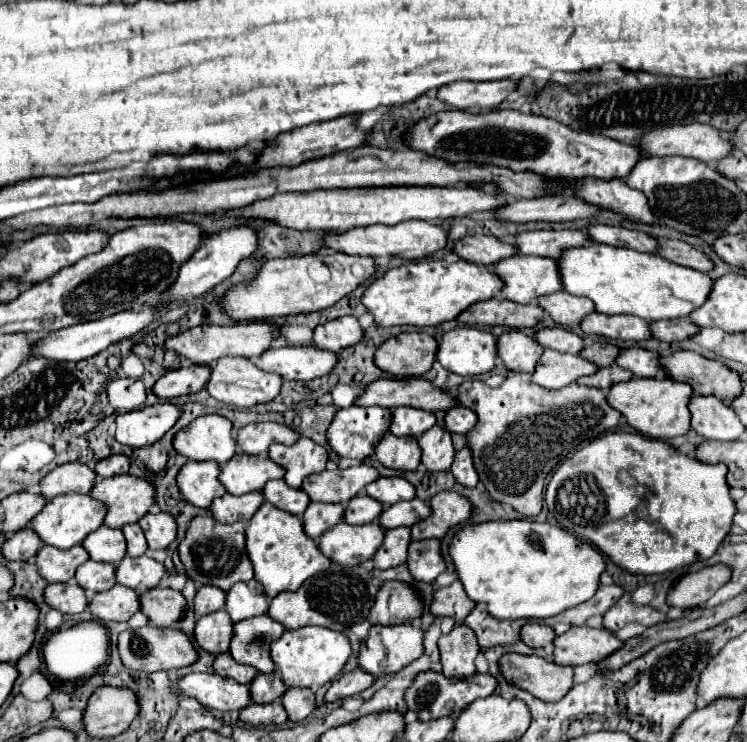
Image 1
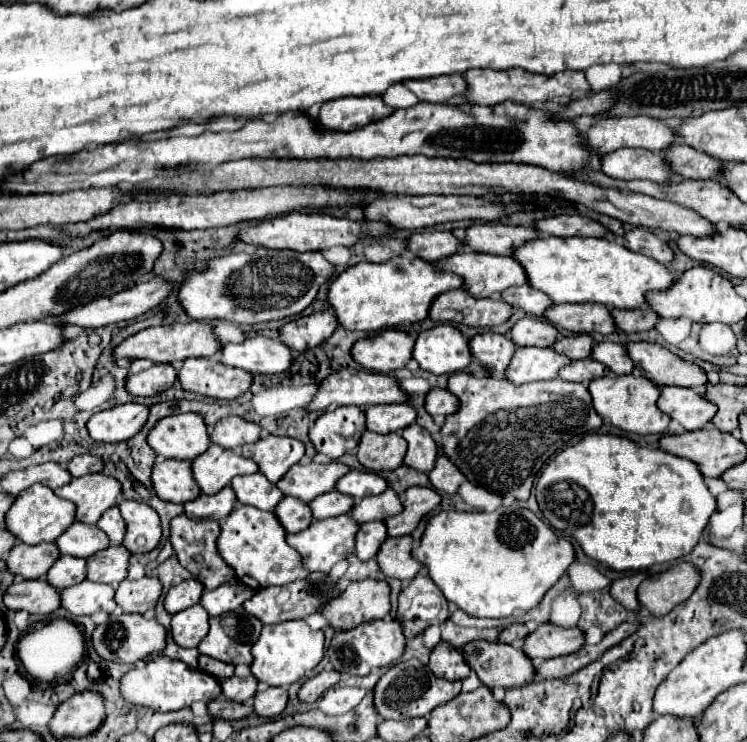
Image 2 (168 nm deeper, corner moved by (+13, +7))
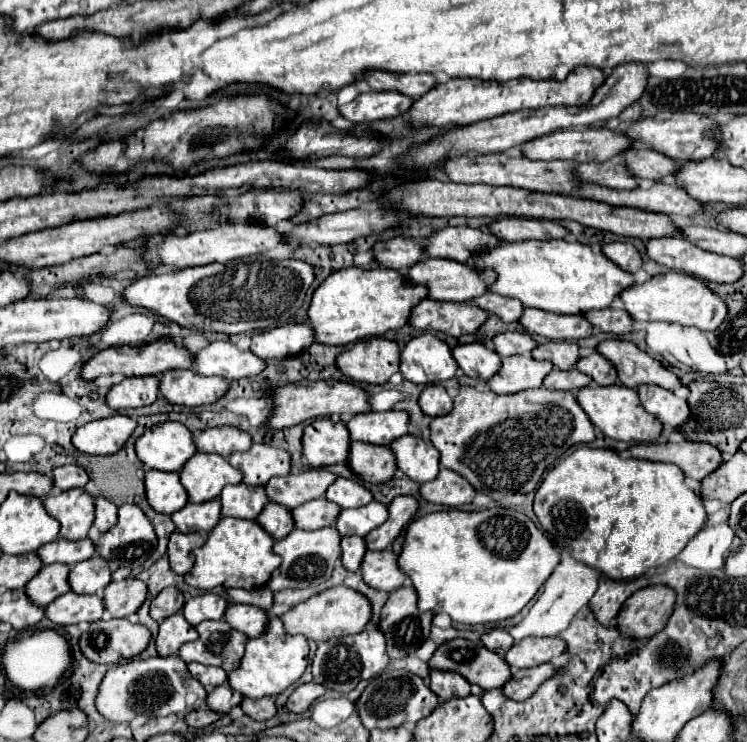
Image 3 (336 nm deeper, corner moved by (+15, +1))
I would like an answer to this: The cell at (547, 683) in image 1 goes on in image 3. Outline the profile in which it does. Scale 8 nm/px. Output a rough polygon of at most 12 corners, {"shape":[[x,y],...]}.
{"shape":[[455,638],[431,668],[451,670],[485,690],[503,688],[511,668],[481,642]]}

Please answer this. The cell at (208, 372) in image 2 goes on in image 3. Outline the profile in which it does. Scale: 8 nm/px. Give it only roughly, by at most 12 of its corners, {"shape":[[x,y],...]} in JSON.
{"shape":[[169,370],[161,394],[179,406],[213,404],[229,392],[225,378]]}

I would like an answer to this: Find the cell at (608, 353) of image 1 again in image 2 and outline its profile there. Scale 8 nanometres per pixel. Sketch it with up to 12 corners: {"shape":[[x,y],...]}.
{"shape":[[589,334],[559,338],[551,348],[571,360],[587,358]]}

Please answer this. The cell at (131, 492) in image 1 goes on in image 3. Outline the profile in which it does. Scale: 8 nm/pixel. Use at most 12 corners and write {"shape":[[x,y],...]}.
{"shape":[[71,488],[45,500],[61,536],[81,540],[95,518],[95,498]]}

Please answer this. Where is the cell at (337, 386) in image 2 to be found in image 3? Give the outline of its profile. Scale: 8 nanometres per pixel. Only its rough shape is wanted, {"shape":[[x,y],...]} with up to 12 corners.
{"shape":[[343,380],[273,390],[269,428],[369,412],[369,394]]}

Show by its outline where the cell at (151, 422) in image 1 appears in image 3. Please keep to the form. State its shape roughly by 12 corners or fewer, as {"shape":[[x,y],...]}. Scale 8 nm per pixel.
{"shape":[[115,414],[77,428],[73,444],[87,454],[115,454],[135,418]]}

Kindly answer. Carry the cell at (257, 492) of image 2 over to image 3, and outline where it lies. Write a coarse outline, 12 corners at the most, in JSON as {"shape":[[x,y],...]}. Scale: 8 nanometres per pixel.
{"shape":[[225,486],[223,516],[255,520],[269,498],[265,486]]}

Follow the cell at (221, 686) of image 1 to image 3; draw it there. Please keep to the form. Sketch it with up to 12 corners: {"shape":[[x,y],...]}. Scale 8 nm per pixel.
{"shape":[[181,658],[111,668],[97,710],[111,722],[205,706]]}

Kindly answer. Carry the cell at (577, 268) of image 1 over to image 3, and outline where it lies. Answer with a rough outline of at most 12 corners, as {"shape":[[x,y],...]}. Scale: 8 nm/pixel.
{"shape":[[567,240],[477,254],[491,292],[585,314],[635,284],[603,252]]}

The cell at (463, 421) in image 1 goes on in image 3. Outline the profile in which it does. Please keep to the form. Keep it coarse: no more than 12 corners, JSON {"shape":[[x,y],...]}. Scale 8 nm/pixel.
{"shape":[[427,386],[419,406],[437,418],[453,410],[453,400],[443,386]]}

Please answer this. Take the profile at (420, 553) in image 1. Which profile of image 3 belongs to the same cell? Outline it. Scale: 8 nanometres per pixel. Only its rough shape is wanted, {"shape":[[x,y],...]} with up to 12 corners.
{"shape":[[391,548],[367,552],[363,580],[385,592],[401,588],[405,574]]}

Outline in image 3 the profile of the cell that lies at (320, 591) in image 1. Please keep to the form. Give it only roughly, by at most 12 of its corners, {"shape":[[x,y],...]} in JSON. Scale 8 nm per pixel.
{"shape":[[233,604],[225,618],[235,630],[259,638],[269,624],[259,606]]}

